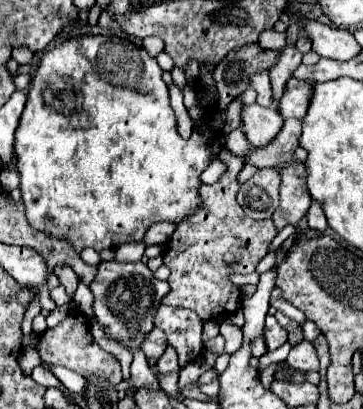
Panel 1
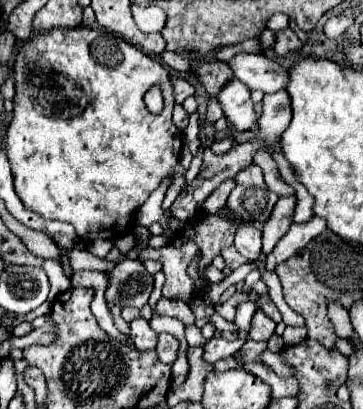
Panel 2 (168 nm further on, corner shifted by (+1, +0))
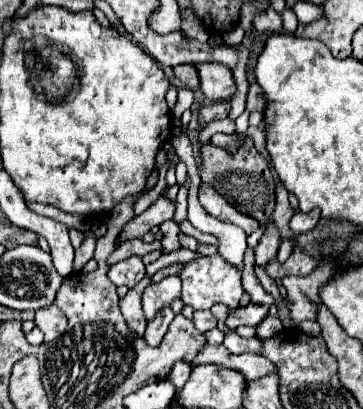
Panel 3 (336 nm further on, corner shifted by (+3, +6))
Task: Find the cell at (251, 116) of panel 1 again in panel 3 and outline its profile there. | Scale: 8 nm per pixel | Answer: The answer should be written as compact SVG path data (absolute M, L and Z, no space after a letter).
M195 64L199 72L199 82L201 82L201 92L205 98L221 102L221 100L231 100L235 94L235 82L233 74L225 64Z

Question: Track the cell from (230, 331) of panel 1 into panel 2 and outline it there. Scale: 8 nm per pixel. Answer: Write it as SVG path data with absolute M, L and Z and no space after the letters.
M247 340L245 346L239 350L239 356L235 358L239 366L245 366L249 362L255 362L255 364L261 364L261 352L267 348L267 342L253 342L253 340Z

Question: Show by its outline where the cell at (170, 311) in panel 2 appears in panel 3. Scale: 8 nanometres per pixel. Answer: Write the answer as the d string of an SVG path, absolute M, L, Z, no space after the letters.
M167 276L159 282L153 282L145 288L141 302L143 302L143 314L147 320L151 320L165 304L171 304L173 298L181 296L181 280L179 276Z

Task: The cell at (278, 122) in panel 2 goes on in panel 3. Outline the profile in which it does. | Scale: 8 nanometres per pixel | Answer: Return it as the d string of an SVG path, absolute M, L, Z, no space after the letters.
M251 78L249 84L249 92L247 92L247 110L265 110L265 98L261 94L261 88L255 84L255 80Z

